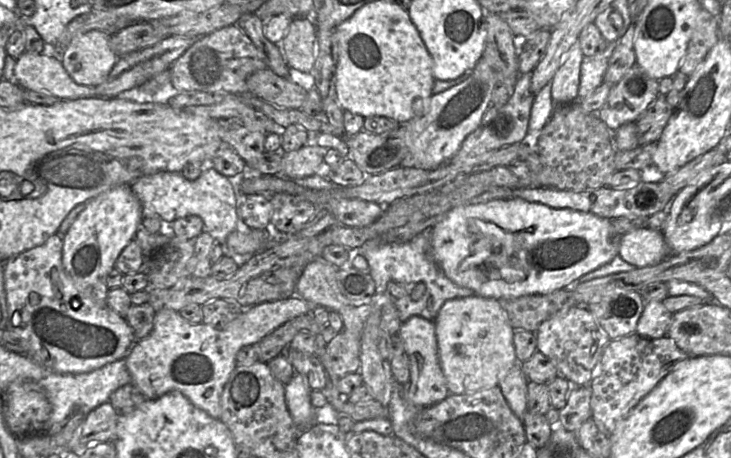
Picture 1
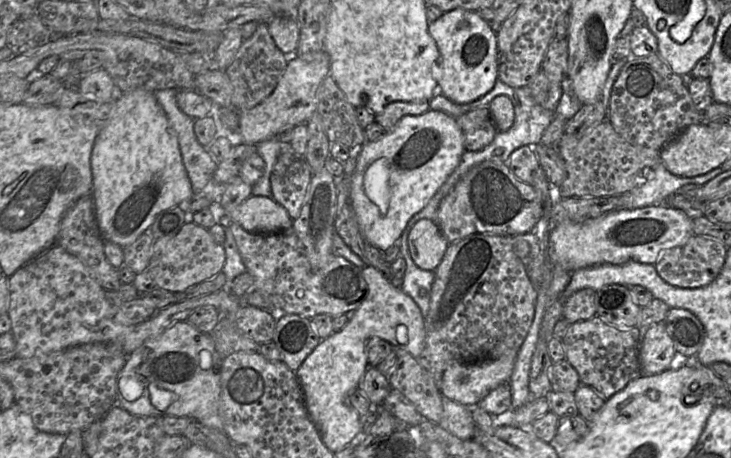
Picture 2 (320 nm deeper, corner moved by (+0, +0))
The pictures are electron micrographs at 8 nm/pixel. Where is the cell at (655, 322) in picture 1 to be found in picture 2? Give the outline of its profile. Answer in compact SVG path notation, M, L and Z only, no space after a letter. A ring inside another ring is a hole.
M664 323L643 329L639 361L643 375L655 375L670 369L675 355L674 343Z

